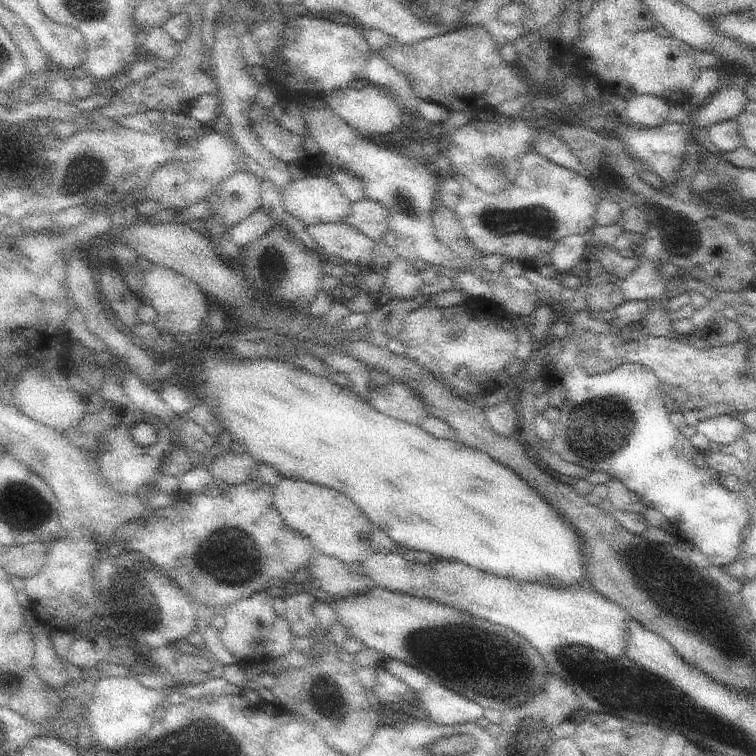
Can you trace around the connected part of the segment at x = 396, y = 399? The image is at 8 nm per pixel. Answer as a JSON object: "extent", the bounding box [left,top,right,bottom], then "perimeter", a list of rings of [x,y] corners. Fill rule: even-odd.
{"extent":[369,381,429,425],"perimeter":[[[396,381],[385,388],[372,389],[369,386],[369,404],[388,417],[402,420],[402,423],[420,425],[429,415],[421,395],[413,386]]]}

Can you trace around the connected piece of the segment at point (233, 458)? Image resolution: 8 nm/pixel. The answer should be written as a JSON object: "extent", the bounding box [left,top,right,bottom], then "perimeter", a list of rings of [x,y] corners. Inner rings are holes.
{"extent":[208,450,258,486],"perimeter":[[[224,450],[208,465],[209,472],[218,483],[235,486],[258,478],[258,462],[250,453],[237,454]]]}

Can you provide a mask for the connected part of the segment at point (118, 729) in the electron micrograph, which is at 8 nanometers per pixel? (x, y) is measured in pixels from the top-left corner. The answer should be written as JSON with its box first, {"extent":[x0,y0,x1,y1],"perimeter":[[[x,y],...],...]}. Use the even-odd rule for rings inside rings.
{"extent":[88,674,166,752],"perimeter":[[[134,674],[129,678],[97,678],[96,682],[90,708],[88,708],[88,716],[92,722],[91,732],[94,740],[102,748],[111,752],[120,752],[126,746],[143,738],[157,722],[154,711],[166,699],[164,690],[146,688],[134,678]]]}

